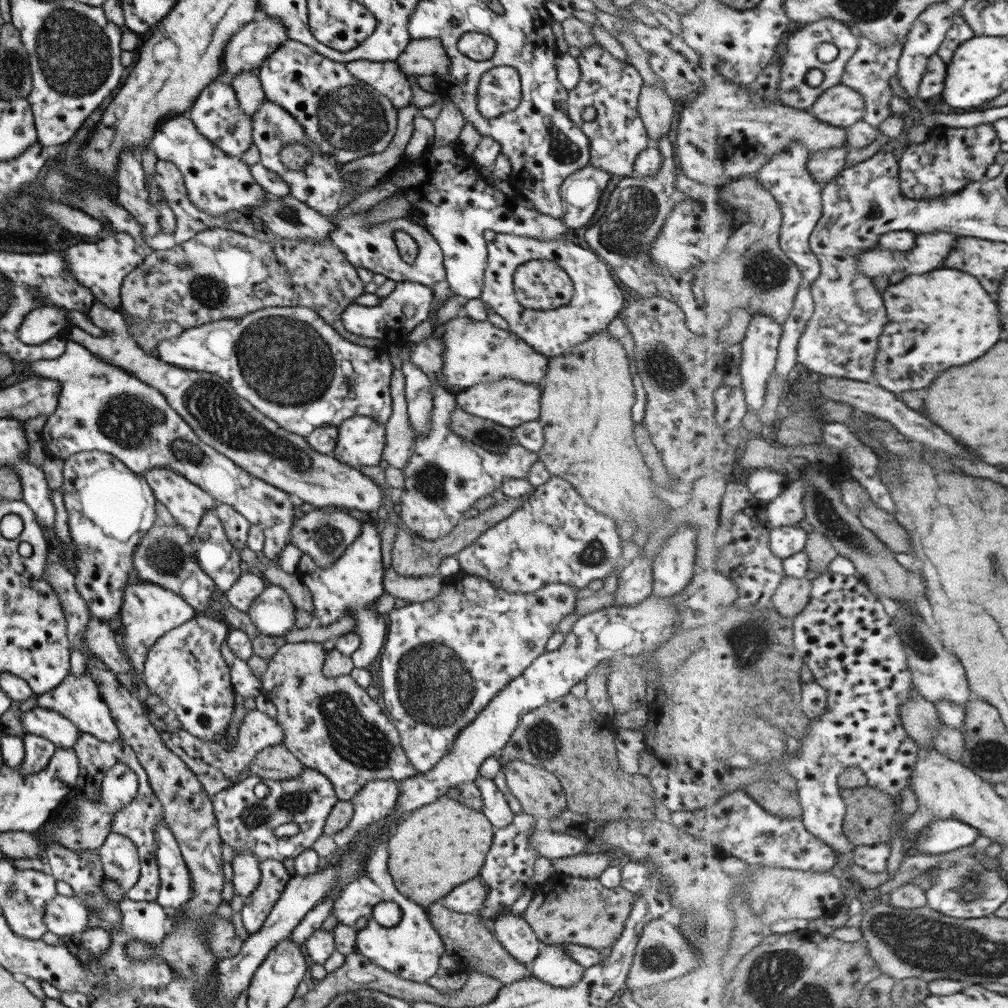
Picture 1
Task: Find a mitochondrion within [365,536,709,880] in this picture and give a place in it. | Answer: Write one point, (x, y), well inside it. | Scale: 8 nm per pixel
(433, 686)

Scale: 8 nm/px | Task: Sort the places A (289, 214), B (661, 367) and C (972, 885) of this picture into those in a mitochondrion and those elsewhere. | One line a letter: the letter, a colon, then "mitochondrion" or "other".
A: mitochondrion
B: mitochondrion
C: mitochondrion

